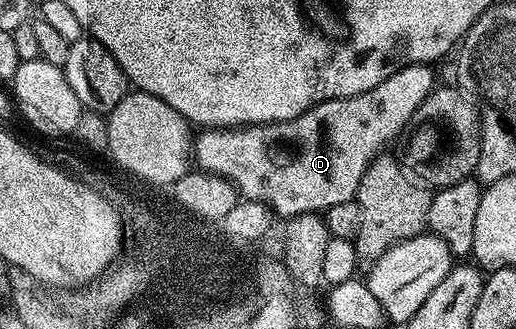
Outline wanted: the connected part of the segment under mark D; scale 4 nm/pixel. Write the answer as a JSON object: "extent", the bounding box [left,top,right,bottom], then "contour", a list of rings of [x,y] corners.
{"extent":[194,62,434,219],"contour":[[[419,62],[386,76],[378,88],[370,88],[358,96],[320,102],[296,118],[285,122],[261,122],[258,126],[217,126],[204,128],[194,138],[194,162],[206,174],[225,178],[236,188],[241,199],[261,202],[281,219],[299,218],[302,214],[320,214],[334,204],[353,201],[358,184],[370,164],[385,153],[384,145],[395,143],[404,123],[430,96],[434,88],[431,65]]]}

